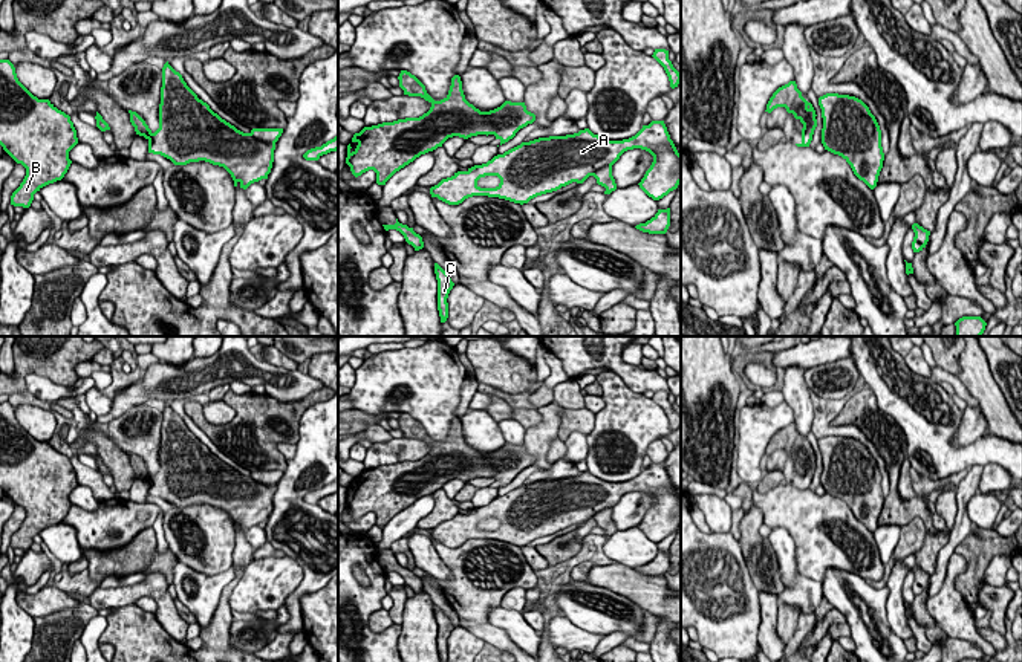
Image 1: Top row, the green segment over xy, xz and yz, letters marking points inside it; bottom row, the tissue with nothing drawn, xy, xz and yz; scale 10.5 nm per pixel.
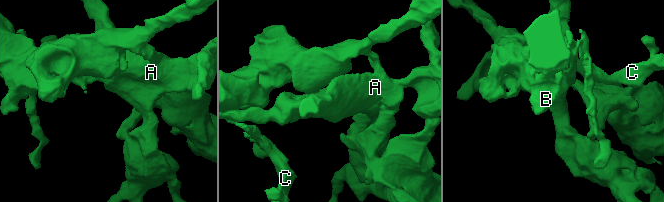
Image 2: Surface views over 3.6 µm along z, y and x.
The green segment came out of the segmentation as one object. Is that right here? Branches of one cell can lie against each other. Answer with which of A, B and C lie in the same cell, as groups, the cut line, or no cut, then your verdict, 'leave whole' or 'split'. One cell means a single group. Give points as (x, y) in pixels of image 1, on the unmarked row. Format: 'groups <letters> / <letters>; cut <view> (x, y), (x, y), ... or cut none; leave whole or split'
groups A / B C; cut xy (147, 474), (172, 476), (178, 488), (192, 480), (198, 503); split

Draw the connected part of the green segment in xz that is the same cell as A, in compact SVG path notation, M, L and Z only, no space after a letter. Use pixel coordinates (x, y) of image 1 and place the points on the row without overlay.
M652 463L635 479L623 483L609 483L584 471L574 477L534 482L531 491L540 497L535 527L523 534L519 540L520 547L572 524L583 526L597 512L614 508L624 494L633 491L653 498L650 511L638 526L649 540L659 543L681 526L681 497L664 463Z

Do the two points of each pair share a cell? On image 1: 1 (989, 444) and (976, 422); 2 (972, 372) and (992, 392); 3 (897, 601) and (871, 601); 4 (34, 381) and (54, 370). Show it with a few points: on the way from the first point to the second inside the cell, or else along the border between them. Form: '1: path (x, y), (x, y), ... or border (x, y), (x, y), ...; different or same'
1: border (961, 412), (961, 424), (952, 439), (955, 447); different
2: path (976, 376), (987, 387); same
3: border (886, 586), (886, 619), (897, 635); different
4: border (23, 376), (40, 375), (65, 386), (77, 381); different

